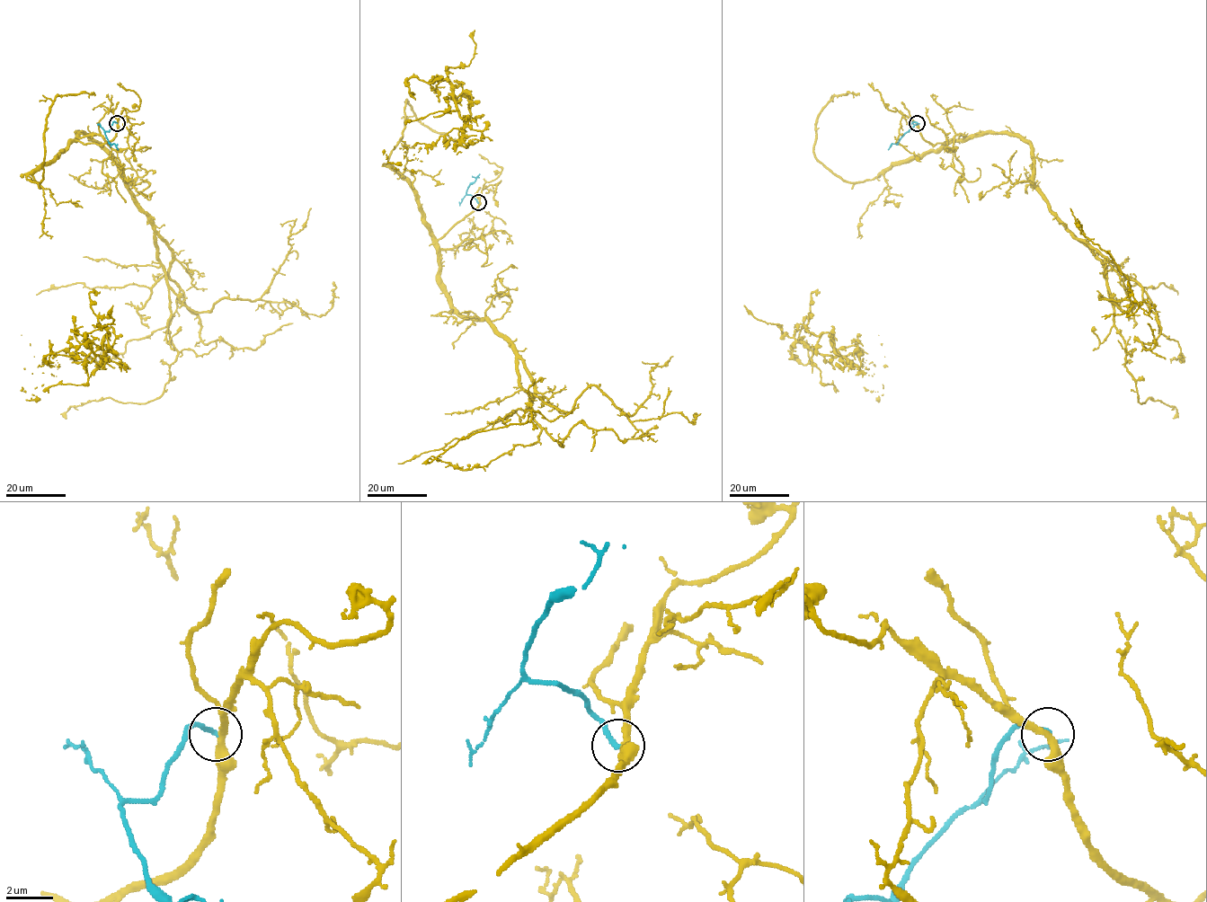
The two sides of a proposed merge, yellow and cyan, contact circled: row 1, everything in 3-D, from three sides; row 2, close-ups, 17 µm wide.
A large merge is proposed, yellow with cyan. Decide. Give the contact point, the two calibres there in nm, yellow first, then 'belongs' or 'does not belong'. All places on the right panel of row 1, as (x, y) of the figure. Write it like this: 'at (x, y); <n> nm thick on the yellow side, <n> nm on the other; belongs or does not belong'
at (917, 123); 280 nm thick on the yellow side, 190 nm on the other; does not belong

